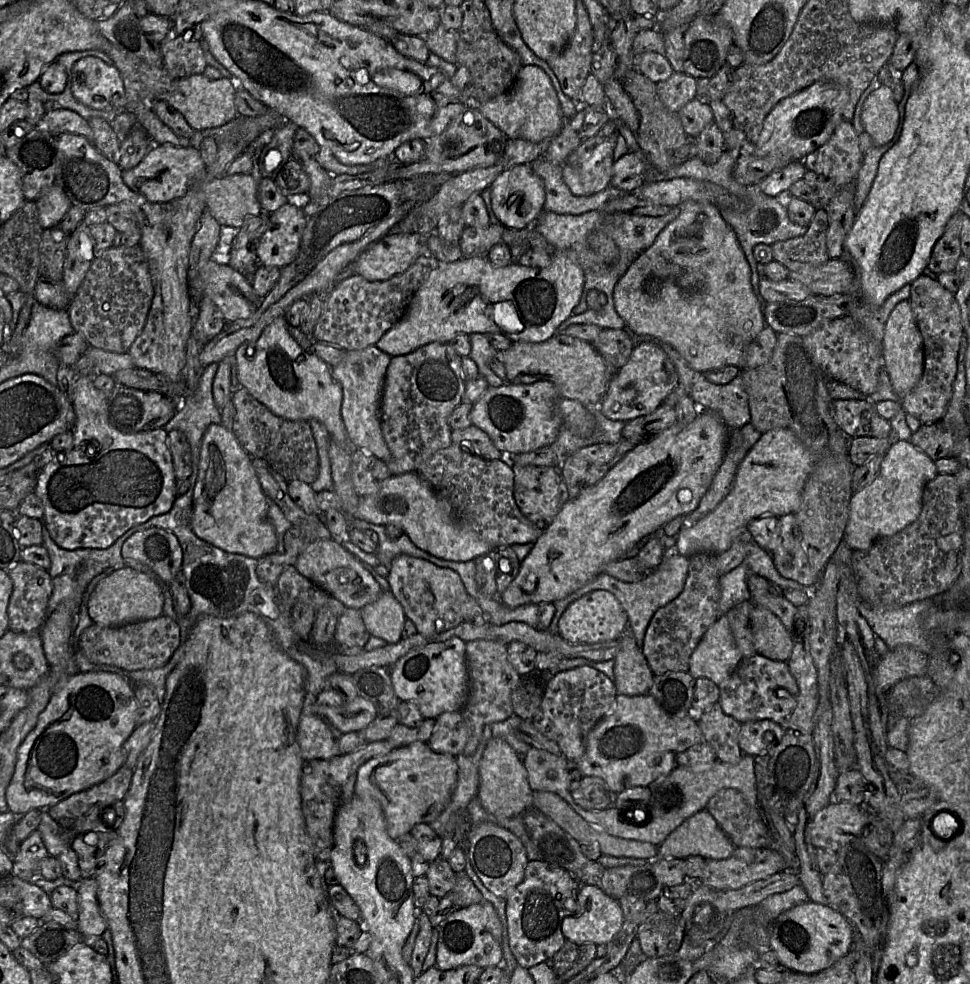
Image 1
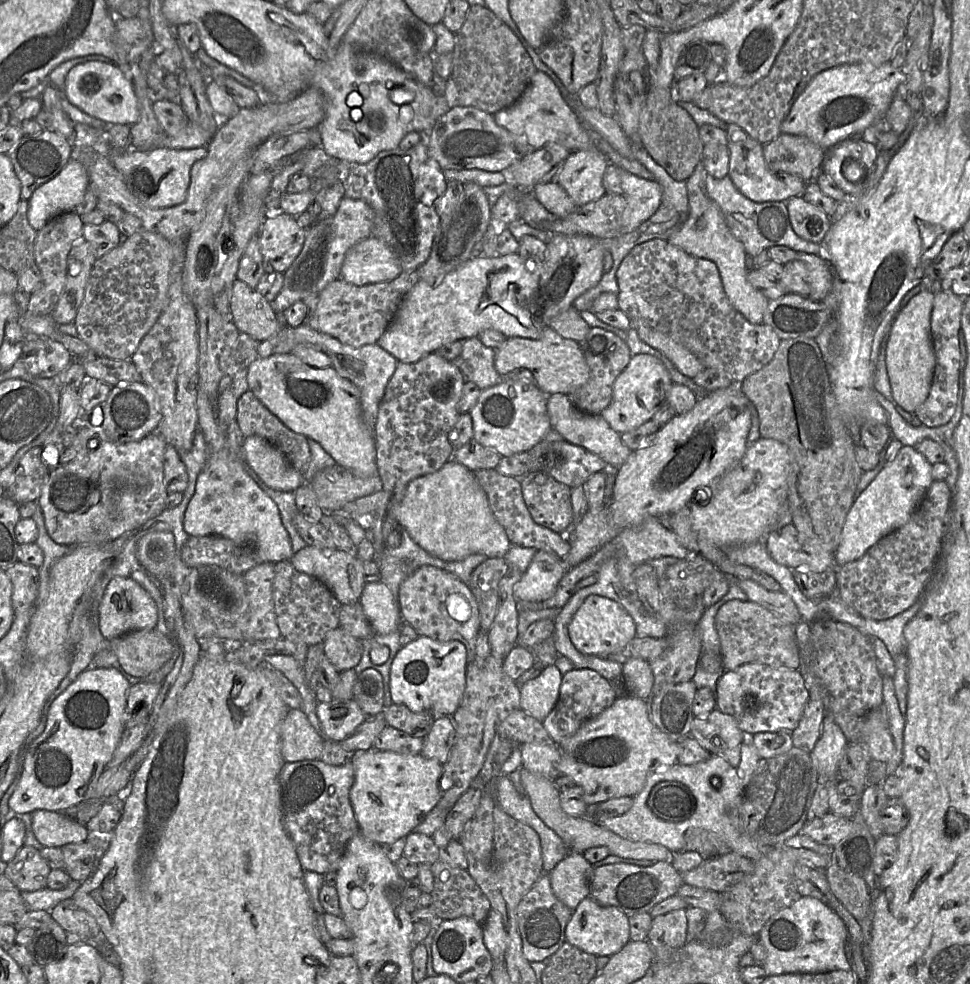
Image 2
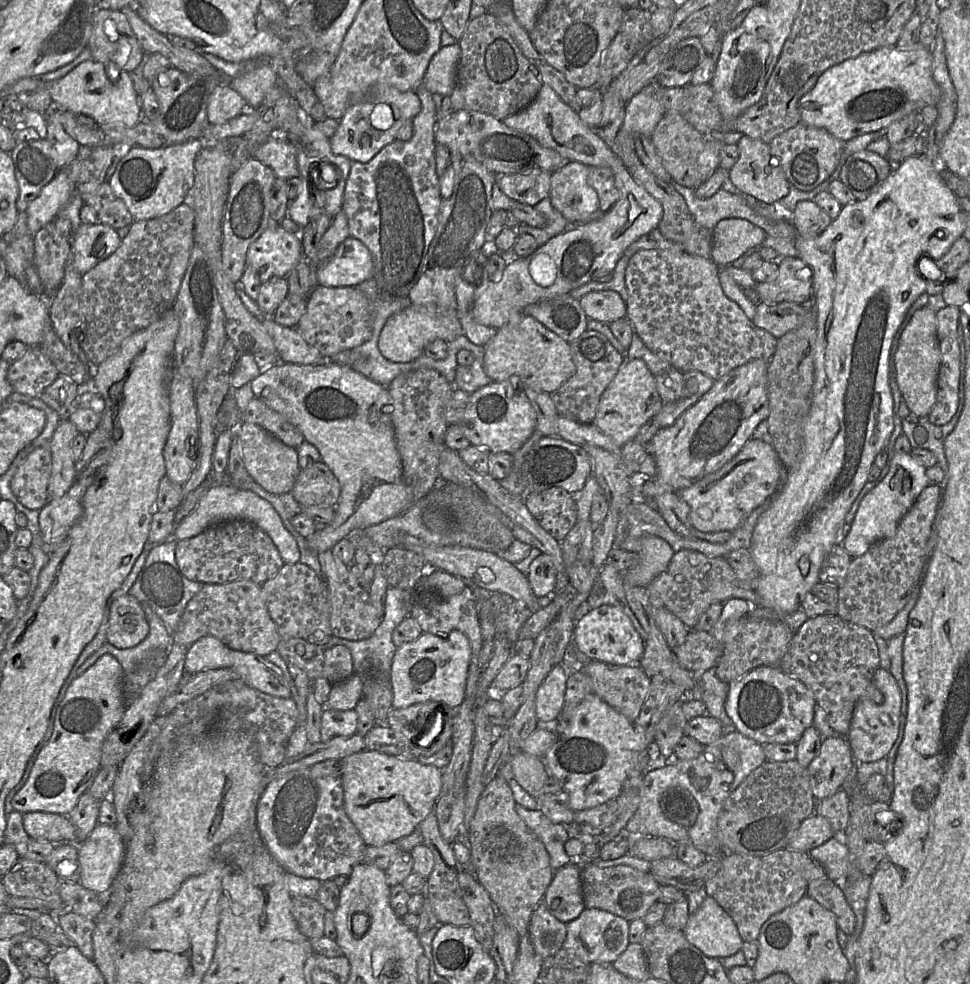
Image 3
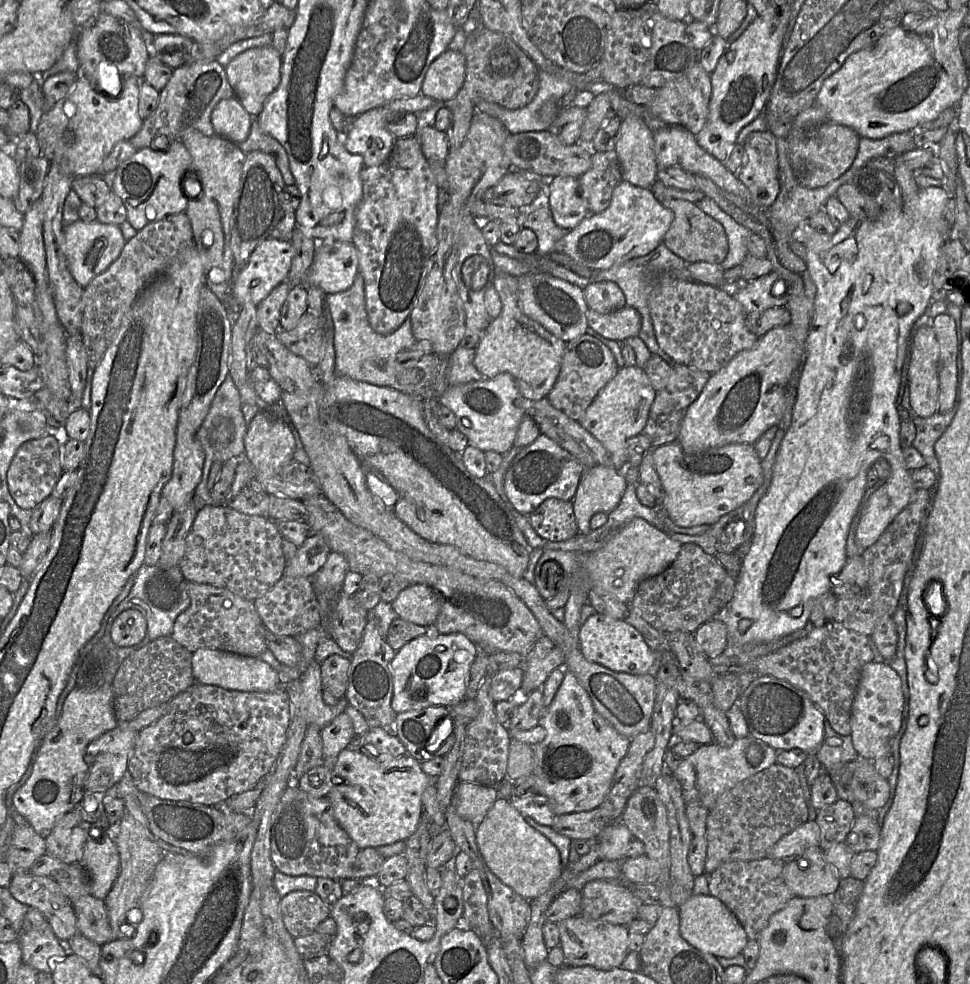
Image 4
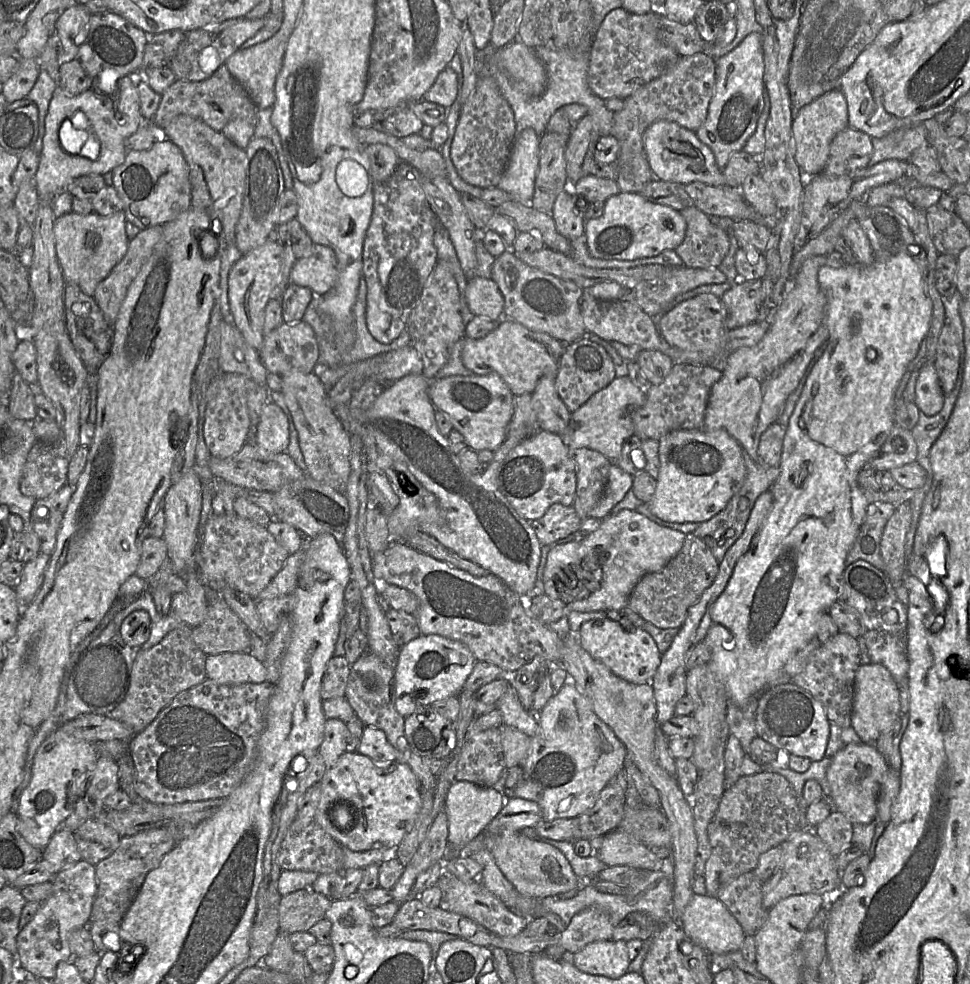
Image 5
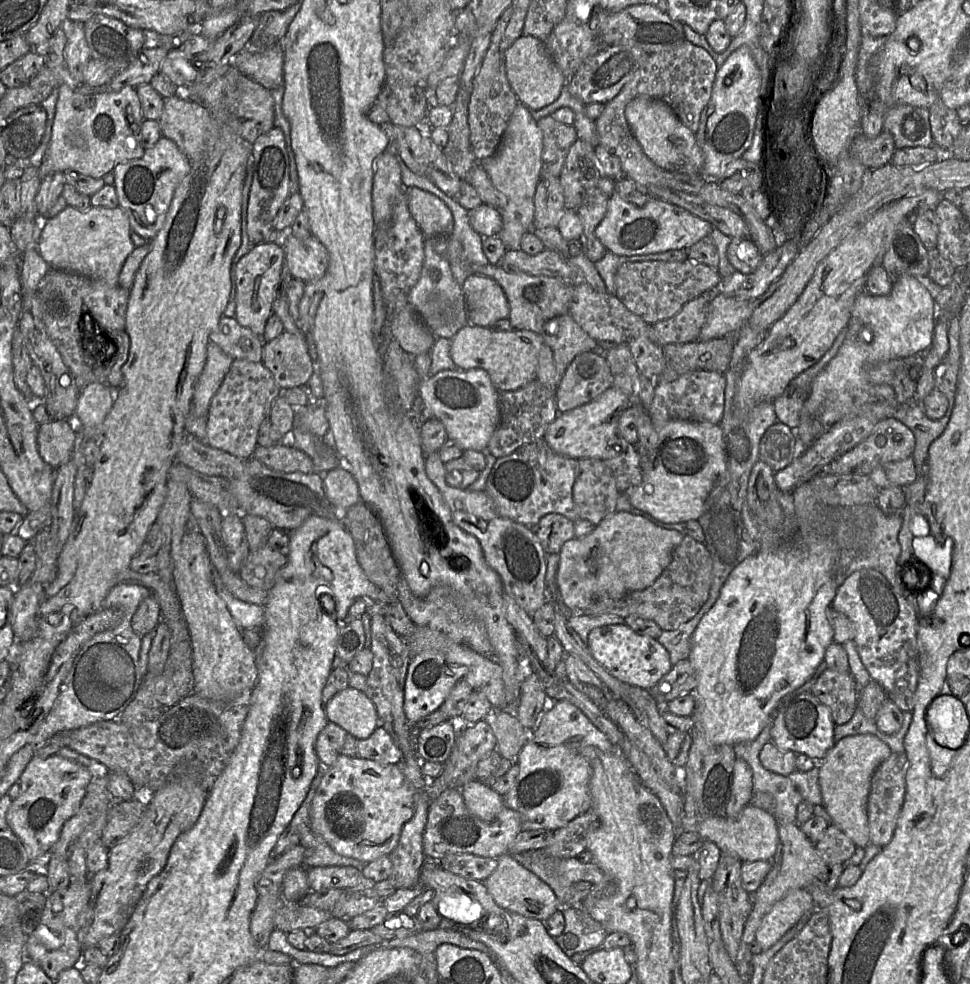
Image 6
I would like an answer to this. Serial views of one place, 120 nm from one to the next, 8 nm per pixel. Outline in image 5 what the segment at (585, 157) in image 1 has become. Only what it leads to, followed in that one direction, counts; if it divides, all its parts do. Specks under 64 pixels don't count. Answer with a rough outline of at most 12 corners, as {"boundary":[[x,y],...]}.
{"boundary":[[564,189],[551,213],[557,231],[569,240],[585,232],[576,196]]}

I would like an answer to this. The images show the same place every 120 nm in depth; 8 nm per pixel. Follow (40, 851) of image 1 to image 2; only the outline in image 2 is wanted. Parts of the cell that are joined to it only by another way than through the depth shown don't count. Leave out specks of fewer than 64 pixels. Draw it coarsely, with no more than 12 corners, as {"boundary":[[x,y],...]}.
{"boundary":[[23,845],[3,874],[21,891],[47,887],[51,868]]}

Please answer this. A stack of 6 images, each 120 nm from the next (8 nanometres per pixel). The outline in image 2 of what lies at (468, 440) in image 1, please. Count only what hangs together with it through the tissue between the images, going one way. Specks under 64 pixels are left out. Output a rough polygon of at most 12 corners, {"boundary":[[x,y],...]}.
{"boundary":[[473,438],[451,460],[471,472],[495,469],[502,457]]}

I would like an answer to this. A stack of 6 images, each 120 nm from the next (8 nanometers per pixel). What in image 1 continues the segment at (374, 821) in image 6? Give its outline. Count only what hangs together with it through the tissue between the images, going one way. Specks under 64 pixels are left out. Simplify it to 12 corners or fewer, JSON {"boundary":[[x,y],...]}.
{"boundary":[[425,742],[371,758],[354,793],[397,839],[431,823],[458,781]]}

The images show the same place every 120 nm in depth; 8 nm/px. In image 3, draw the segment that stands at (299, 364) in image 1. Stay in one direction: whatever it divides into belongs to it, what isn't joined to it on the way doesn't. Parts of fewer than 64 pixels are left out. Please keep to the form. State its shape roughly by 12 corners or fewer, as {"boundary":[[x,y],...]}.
{"boundary":[[281,362],[254,396],[340,483],[316,553],[403,513],[413,493],[384,387]]}

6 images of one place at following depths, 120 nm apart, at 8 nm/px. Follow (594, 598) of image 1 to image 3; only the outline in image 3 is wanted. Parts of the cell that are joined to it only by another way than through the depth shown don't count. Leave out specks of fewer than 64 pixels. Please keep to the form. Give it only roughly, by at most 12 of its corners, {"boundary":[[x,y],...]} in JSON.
{"boundary":[[620,608],[591,609],[573,644],[589,660],[639,665],[645,643]]}

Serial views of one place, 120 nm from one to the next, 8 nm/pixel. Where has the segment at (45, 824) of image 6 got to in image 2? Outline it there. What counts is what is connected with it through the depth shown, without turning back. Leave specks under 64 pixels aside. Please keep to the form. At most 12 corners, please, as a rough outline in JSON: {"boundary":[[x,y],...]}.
{"boundary":[[83,671],[24,750],[16,813],[94,796],[130,682]]}

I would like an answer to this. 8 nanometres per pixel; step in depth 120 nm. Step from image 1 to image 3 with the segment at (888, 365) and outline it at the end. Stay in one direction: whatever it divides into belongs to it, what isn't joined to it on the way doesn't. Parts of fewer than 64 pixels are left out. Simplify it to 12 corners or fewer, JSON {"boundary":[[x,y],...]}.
{"boundary":[[918,309],[891,346],[910,412],[928,417],[941,351],[936,312]]}

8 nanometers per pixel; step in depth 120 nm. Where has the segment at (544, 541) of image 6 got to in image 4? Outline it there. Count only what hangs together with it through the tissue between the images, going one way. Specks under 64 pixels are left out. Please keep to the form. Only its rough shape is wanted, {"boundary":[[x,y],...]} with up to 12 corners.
{"boundary":[[547,498],[529,514],[554,542],[579,533],[572,500]]}

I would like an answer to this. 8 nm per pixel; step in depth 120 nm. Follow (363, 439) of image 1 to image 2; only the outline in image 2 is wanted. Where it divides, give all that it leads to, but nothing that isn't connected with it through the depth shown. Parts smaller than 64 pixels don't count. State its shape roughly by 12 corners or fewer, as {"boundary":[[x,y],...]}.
{"boundary":[[307,323],[284,326],[261,342],[258,357],[298,345],[327,354],[360,390],[363,419],[374,429],[398,361],[376,343],[352,347]]}

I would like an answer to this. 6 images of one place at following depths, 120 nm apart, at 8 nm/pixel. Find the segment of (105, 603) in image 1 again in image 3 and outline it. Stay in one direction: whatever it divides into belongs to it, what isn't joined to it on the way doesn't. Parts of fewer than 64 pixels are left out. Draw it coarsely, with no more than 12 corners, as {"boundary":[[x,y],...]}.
{"boundary":[[130,594],[111,602],[106,641],[127,649],[149,624]]}

